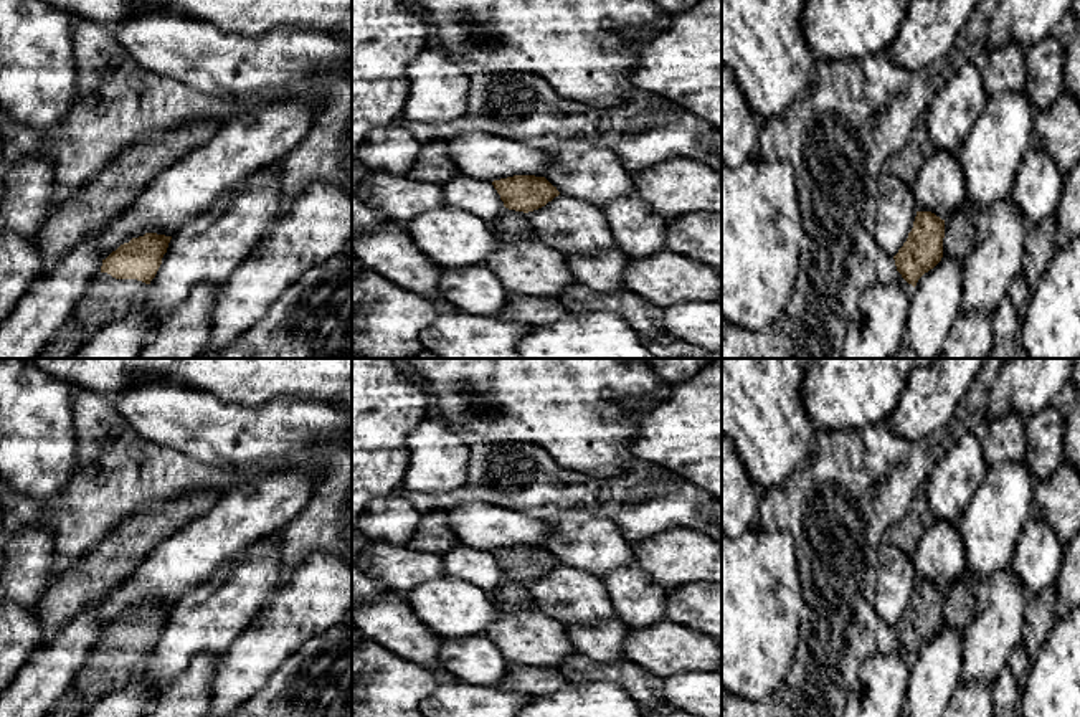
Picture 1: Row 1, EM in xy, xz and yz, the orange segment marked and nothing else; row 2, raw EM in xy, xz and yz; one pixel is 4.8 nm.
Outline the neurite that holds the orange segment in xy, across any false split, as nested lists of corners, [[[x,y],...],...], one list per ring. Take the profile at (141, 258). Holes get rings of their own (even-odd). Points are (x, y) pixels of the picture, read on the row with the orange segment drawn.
[[[145,233],[102,259],[101,274],[89,281],[69,317],[88,335],[127,314],[155,278],[172,236]]]

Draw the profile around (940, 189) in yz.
[[[959,150],[933,152],[923,164],[913,185],[918,211],[950,218],[966,202],[964,173]]]

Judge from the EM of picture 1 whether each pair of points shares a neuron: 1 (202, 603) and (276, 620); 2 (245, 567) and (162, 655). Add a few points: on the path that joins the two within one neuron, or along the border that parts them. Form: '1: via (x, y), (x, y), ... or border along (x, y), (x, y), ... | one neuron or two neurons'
1: border along (276, 590), (230, 645) | two neurons
2: via (230, 588), (184, 635) | one neuron

